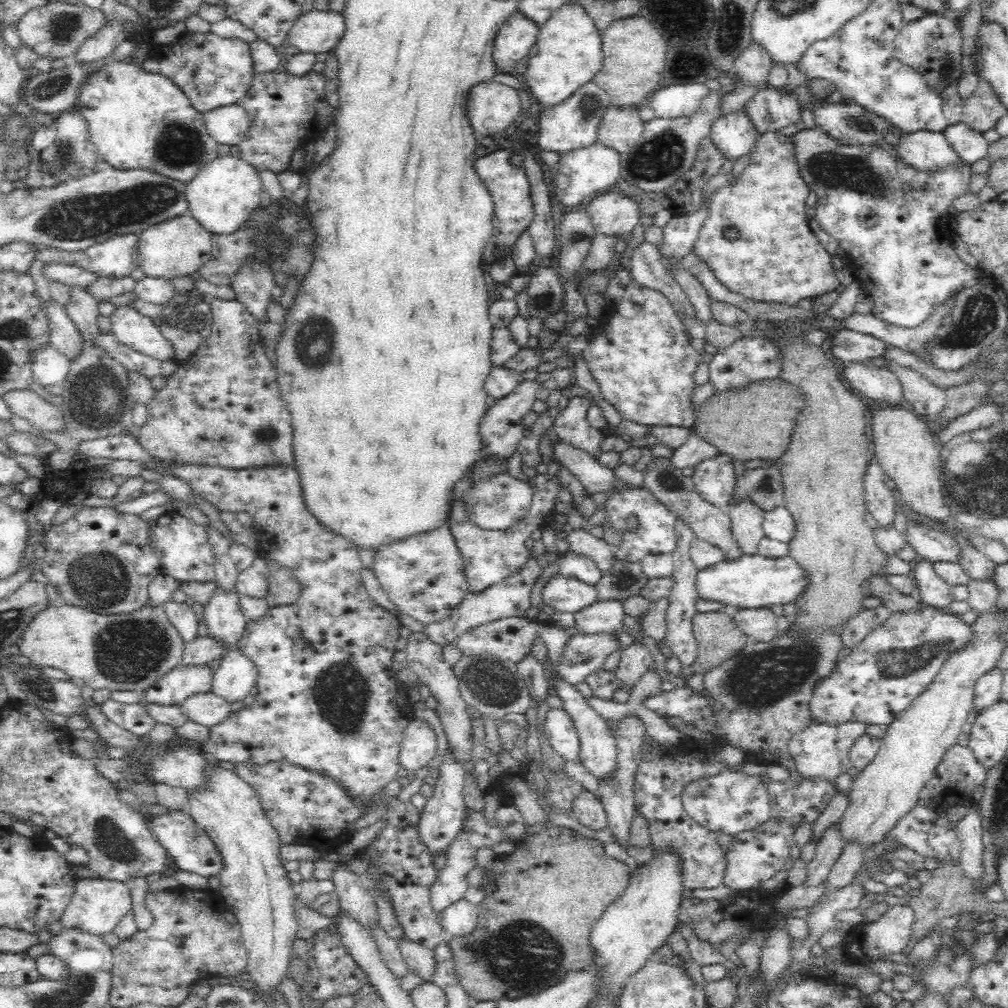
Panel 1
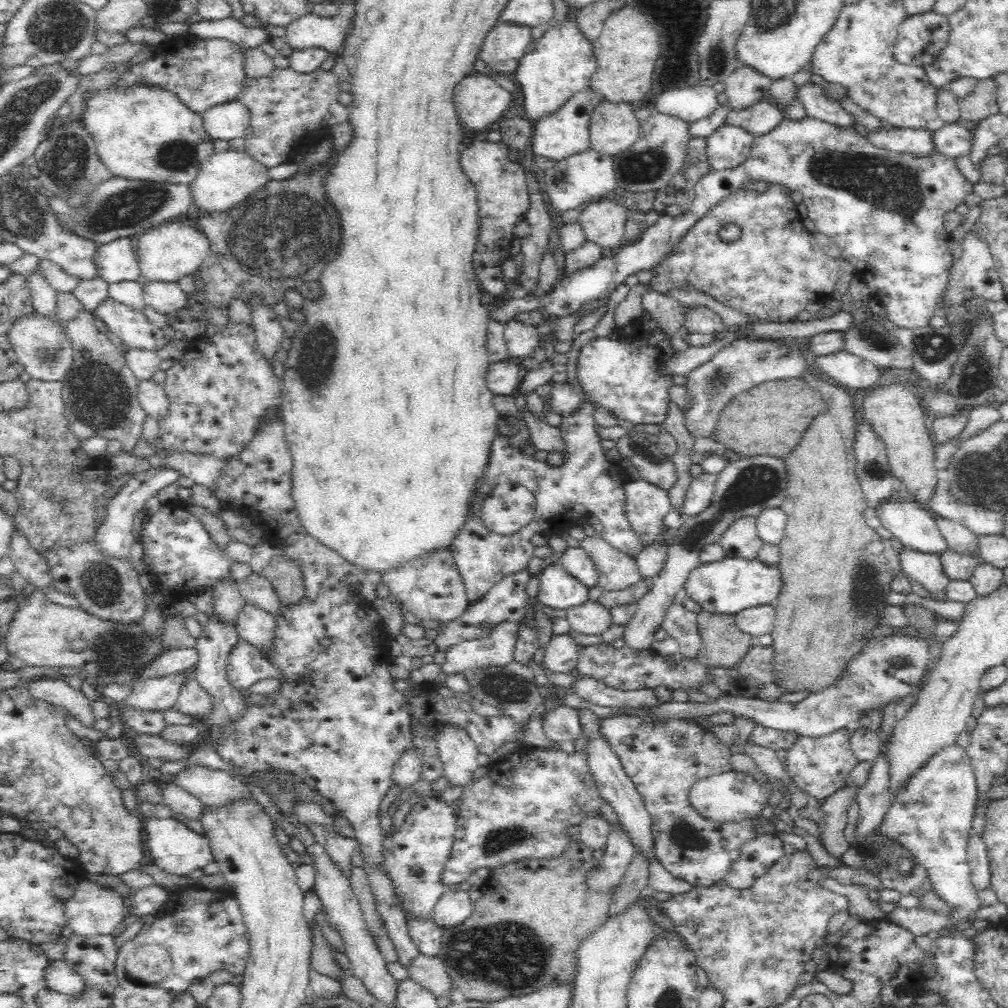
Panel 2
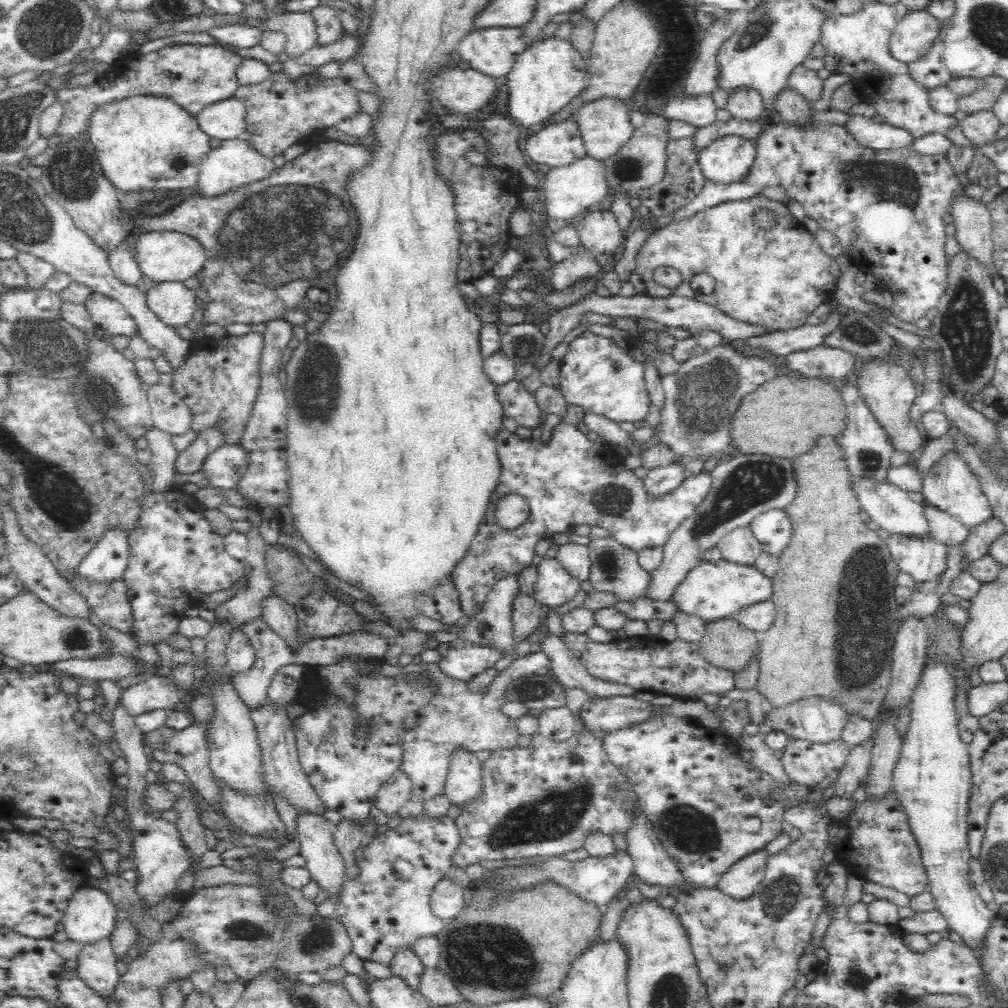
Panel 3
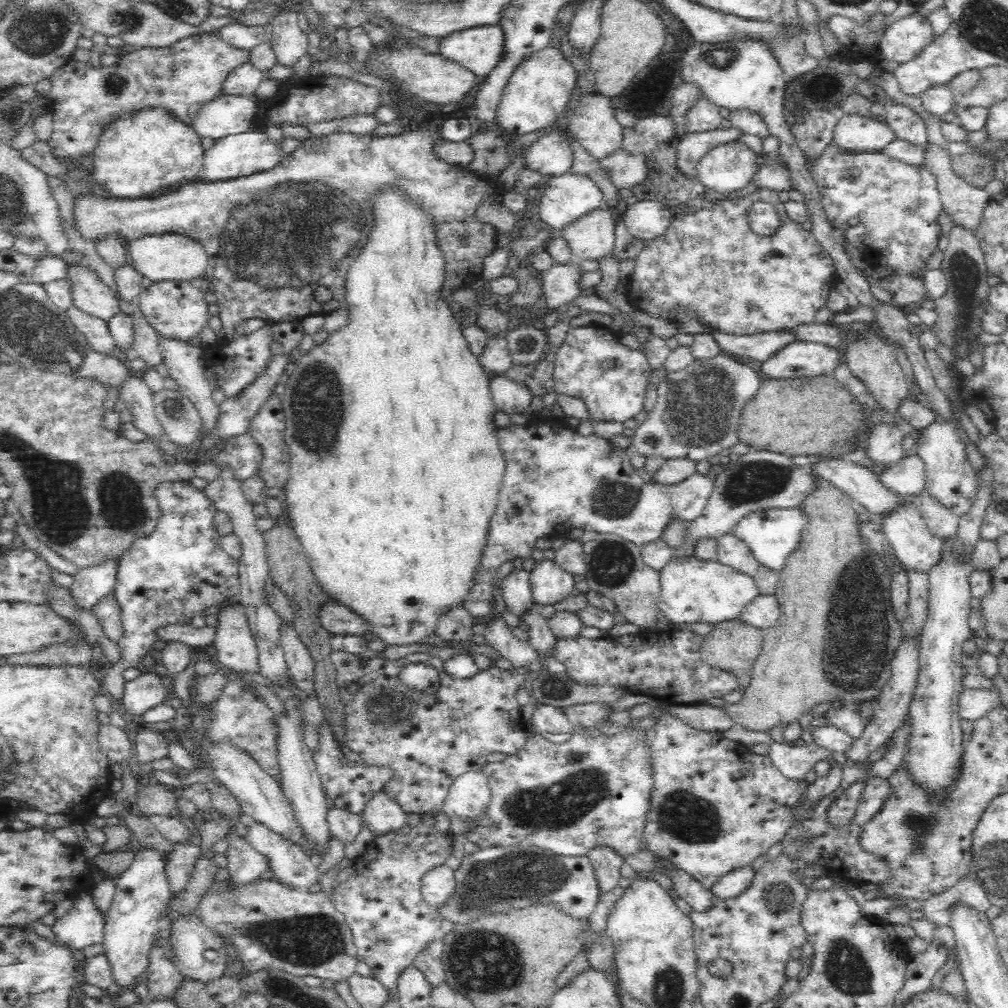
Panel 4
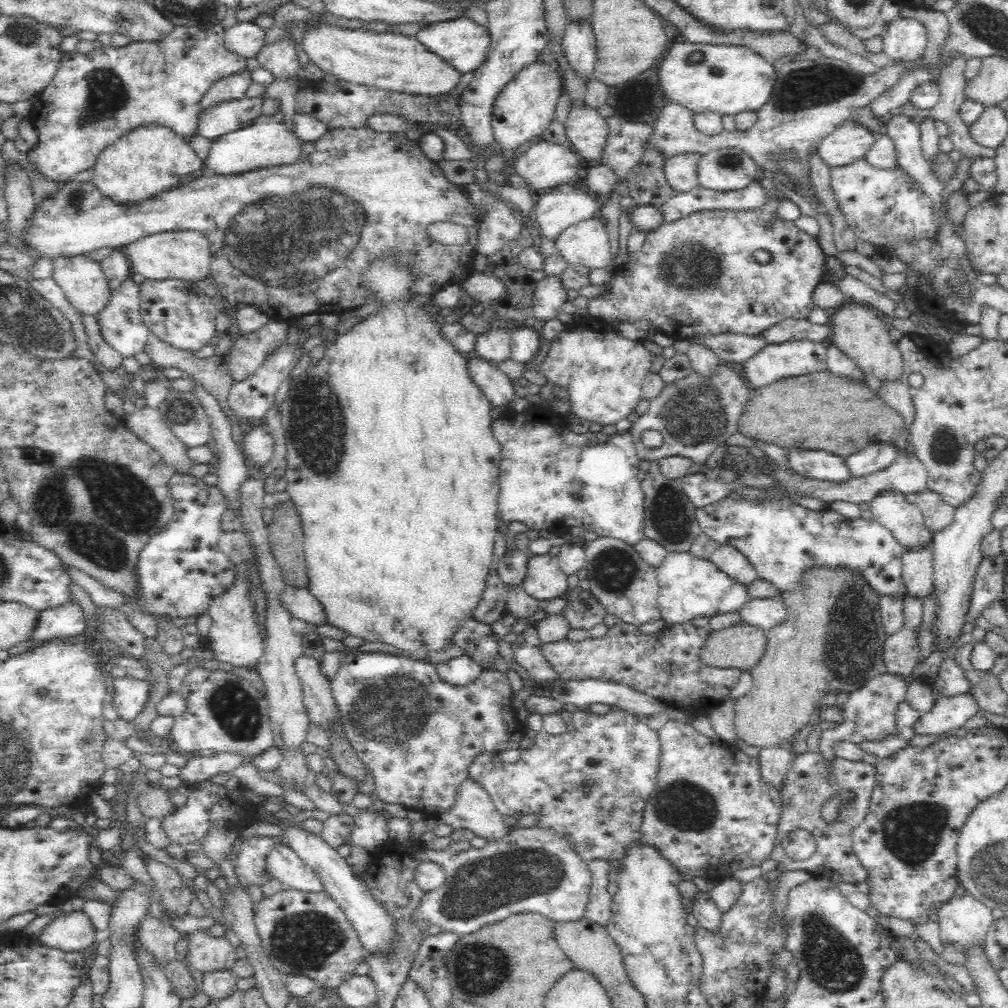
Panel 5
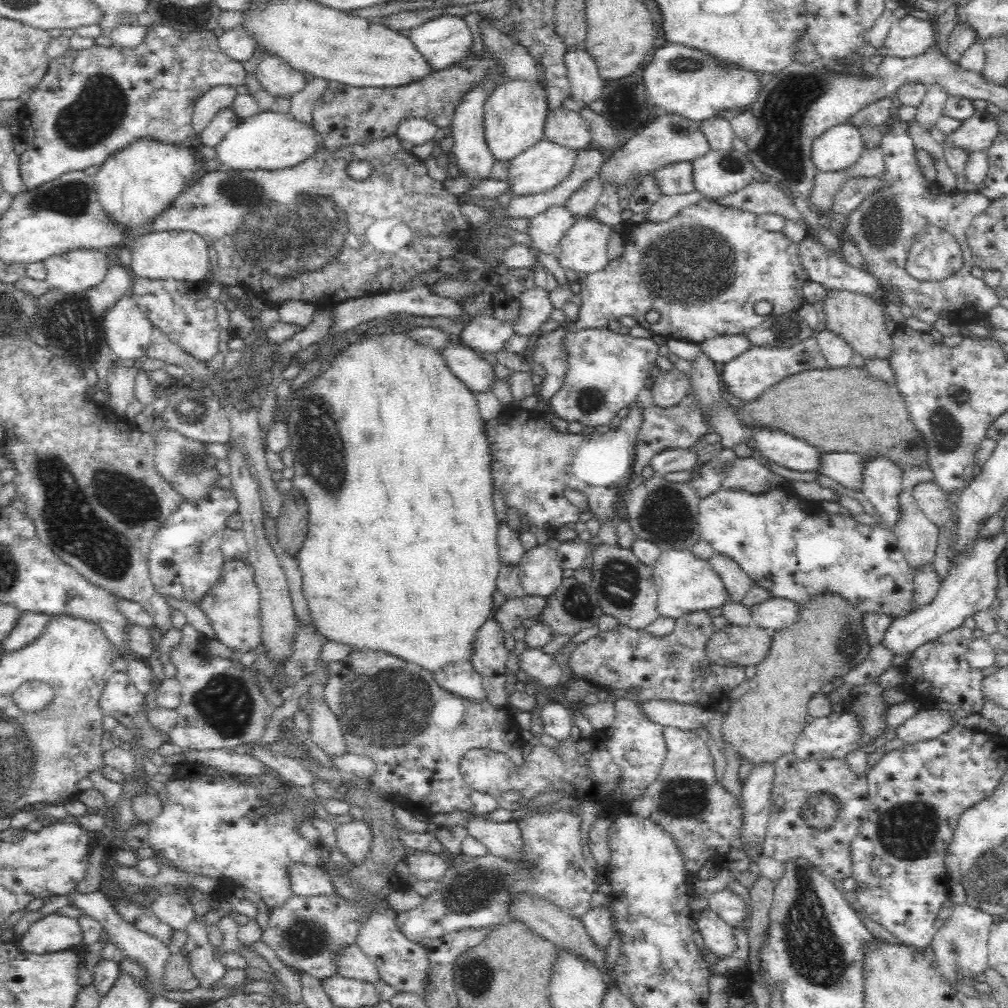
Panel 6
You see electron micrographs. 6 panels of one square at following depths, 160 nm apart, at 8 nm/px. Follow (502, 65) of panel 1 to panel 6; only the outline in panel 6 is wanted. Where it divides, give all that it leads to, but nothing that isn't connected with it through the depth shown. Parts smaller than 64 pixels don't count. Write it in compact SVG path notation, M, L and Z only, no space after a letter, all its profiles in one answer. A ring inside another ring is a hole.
M436 16L413 28L409 37L435 70L462 65L473 56L474 38L463 16Z

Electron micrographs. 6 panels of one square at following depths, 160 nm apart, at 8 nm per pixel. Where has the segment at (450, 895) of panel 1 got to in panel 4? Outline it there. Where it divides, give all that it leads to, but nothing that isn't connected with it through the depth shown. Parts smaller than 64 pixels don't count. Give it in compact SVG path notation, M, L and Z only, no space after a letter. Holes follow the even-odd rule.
M634 723L623 732L619 732L613 736L607 736L601 733L598 729L582 728L580 726L573 727L573 733L563 744L554 744L541 736L539 733L530 734L527 738L526 745L521 750L518 750L514 755L509 755L502 762L488 762L482 766L481 772L488 778L489 789L491 790L492 798L488 807L482 813L482 816L474 818L474 826L464 833L467 842L476 844L478 848L486 850L486 848L510 848L510 846L521 846L521 848L541 848L548 850L554 854L564 856L584 856L596 843L606 843L620 855L630 856L634 852L644 850L646 848L646 839L644 839L644 828L646 818L650 810L650 791L652 788L652 770L648 763L648 749L642 745L642 736L644 728L639 727Z

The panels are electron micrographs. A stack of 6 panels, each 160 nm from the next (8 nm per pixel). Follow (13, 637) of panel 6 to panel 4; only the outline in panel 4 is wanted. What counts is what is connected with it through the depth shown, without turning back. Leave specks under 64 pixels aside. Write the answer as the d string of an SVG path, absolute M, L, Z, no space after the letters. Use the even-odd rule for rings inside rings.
M106 557L96 564L77 567L69 587L80 608L92 609L103 596L113 592L118 580L118 557Z

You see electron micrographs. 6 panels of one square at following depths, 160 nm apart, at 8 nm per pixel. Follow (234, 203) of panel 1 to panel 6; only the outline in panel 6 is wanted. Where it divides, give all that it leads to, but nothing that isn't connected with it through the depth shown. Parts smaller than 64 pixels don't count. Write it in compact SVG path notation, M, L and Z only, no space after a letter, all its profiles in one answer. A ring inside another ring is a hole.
M270 110L246 117L238 126L230 129L215 146L216 160L213 164L224 170L276 170L296 166L310 158L320 141L313 126L296 122L289 113Z

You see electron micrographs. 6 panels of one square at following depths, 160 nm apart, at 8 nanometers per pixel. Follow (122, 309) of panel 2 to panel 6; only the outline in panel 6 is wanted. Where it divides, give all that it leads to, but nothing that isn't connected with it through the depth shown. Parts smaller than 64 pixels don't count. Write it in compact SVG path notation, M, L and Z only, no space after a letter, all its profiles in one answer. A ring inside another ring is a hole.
M74 250L44 260L46 281L65 296L81 296L106 277L108 257L100 250Z

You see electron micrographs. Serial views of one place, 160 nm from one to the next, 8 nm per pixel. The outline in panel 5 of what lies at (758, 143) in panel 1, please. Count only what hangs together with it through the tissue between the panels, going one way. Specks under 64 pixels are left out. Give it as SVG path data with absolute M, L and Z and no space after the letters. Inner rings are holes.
M769 190L762 206L742 210L702 210L664 223L656 232L644 236L642 250L631 254L630 262L622 272L611 275L605 283L610 292L588 300L588 316L613 323L613 321L645 320L658 332L675 341L702 334L733 333L759 336L772 326L794 318L808 319L814 308L814 292L825 283L827 255L817 237L806 234L794 224L778 216L780 198ZM754 251L770 252L770 262L762 265L753 257Z

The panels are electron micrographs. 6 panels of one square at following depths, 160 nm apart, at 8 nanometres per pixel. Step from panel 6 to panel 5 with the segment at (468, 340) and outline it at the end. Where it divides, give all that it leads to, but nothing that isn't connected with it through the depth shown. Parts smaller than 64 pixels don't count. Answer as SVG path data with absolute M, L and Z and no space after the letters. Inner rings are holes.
M503 323L493 328L487 334L478 334L477 342L474 344L476 354L490 363L496 365L510 359L511 356L511 330L506 328Z

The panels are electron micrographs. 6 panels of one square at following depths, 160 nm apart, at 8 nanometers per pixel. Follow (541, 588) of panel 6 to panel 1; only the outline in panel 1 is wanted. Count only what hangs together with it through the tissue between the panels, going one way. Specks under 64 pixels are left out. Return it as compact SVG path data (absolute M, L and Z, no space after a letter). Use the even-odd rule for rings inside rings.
M559 573L546 582L542 598L544 604L552 606L556 611L572 613L584 610L599 601L595 585L565 578Z

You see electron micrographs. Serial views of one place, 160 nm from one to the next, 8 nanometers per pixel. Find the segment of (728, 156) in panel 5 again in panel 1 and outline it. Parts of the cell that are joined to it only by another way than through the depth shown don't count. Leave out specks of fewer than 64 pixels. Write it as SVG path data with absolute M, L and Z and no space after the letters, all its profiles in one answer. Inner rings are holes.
M742 107L722 113L714 122L709 137L724 155L736 159L750 152L758 135L752 117Z

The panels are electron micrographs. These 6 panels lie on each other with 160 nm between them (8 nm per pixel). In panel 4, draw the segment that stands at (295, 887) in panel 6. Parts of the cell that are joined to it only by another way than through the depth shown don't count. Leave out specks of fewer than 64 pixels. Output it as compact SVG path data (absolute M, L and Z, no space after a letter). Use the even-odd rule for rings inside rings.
M246 820L246 840L254 847L254 850L264 855L270 863L270 870L274 873L274 880L288 887L296 887L296 889L308 889L312 885L318 883L318 870L316 862L304 853L302 845L294 843L292 839L270 830L270 827L256 821Z

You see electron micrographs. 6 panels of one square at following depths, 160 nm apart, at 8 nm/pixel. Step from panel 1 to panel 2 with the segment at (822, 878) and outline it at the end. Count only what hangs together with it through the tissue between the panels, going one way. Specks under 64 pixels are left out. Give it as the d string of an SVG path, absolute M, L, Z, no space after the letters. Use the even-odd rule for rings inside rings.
M842 786L820 806L823 816L818 820L818 838L824 850L834 858L840 858L851 846L844 830L848 828L848 809L855 802L858 789Z

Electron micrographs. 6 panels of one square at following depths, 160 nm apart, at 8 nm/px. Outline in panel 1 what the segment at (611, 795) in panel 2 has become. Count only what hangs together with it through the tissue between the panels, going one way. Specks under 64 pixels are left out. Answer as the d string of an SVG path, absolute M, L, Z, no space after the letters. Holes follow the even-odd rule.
M564 679L556 680L556 692L562 699L562 708L571 716L573 725L577 730L582 765L598 780L606 778L616 766L616 740L611 734L612 724L602 718L602 715L588 704L587 699L575 688L575 685L571 685Z

